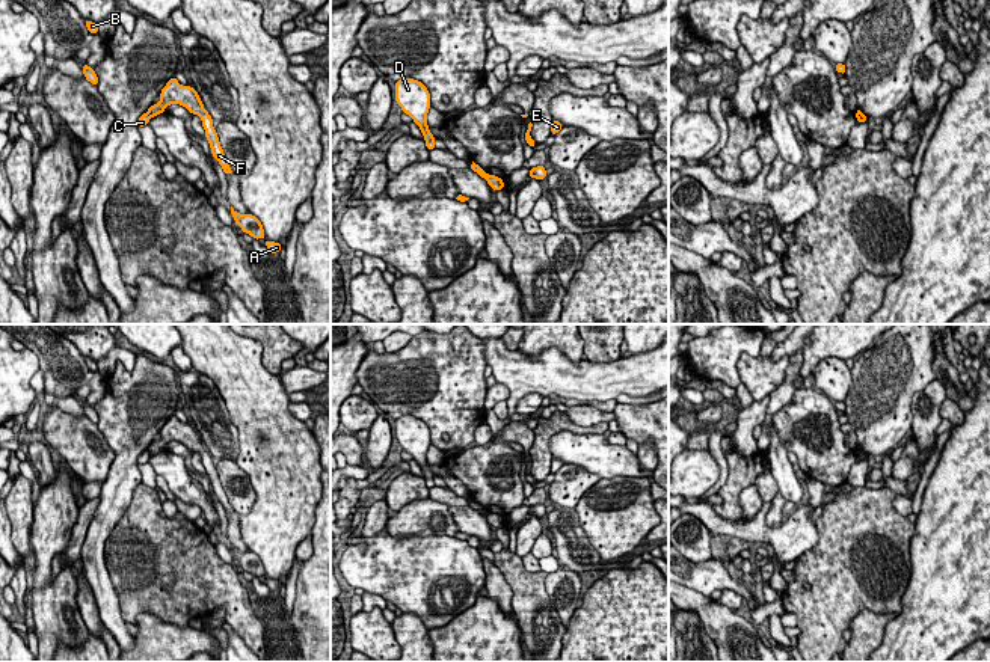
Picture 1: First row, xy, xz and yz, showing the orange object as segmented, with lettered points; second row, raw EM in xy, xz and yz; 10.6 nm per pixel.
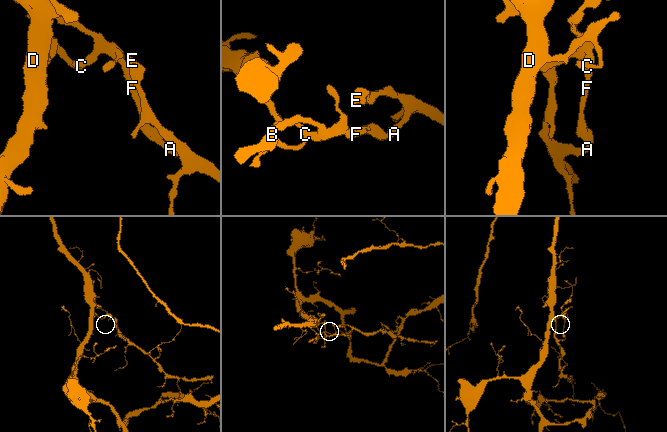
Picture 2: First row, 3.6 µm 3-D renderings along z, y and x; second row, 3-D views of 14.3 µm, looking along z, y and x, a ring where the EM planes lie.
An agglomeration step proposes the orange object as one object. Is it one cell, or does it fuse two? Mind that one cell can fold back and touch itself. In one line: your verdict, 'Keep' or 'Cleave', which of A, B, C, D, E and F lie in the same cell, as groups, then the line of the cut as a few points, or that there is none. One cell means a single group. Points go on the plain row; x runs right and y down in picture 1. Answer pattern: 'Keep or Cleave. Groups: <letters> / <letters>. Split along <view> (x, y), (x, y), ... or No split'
Cleave. Groups: A B E F / C D. Split along xz (488, 511), (485, 516)

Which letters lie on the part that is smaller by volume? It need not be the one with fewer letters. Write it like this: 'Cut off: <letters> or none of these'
Cut off: A, B, E, F

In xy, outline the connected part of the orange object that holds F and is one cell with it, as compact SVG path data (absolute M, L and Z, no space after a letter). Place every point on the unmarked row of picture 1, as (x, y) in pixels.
M172 415L166 424L160 430L161 439L157 442L152 442L148 446L149 454L158 454L166 448L171 442L181 442L186 445L192 452L198 452L202 458L202 464L205 467L205 477L210 481L213 495L219 499L223 510L226 513L234 511L232 507L228 502L228 498L223 492L223 487L220 484L216 466L213 464L213 457L208 452L208 449L204 446L204 442L198 433L198 430L190 424L183 424L178 421L177 415Z

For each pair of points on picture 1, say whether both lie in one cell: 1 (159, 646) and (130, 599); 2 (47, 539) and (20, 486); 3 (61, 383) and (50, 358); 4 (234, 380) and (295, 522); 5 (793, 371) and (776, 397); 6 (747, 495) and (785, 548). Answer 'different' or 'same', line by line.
1: different
2: different
3: same
4: same
5: same
6: different

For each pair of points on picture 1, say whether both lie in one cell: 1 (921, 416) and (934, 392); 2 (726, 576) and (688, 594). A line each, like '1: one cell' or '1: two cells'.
1: one cell
2: two cells

